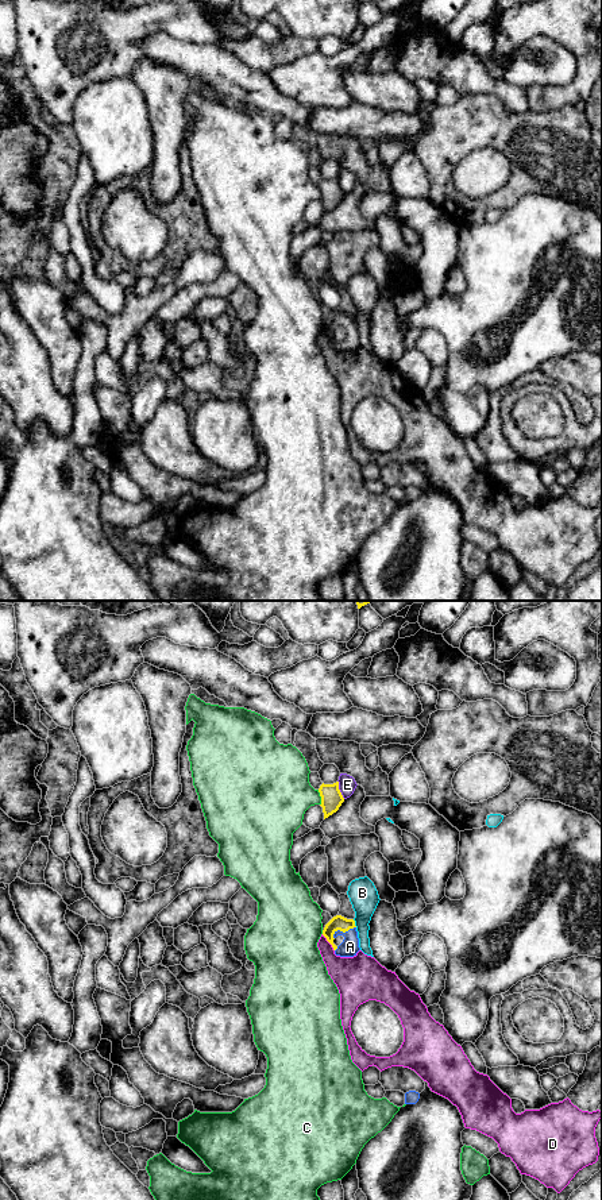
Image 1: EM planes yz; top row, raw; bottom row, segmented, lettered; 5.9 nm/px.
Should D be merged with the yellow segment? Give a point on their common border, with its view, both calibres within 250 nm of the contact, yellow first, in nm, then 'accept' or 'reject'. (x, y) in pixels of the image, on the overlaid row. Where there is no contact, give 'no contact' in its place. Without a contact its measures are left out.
contact yz (328, 941); calibres 90 and 220 nm; reject

